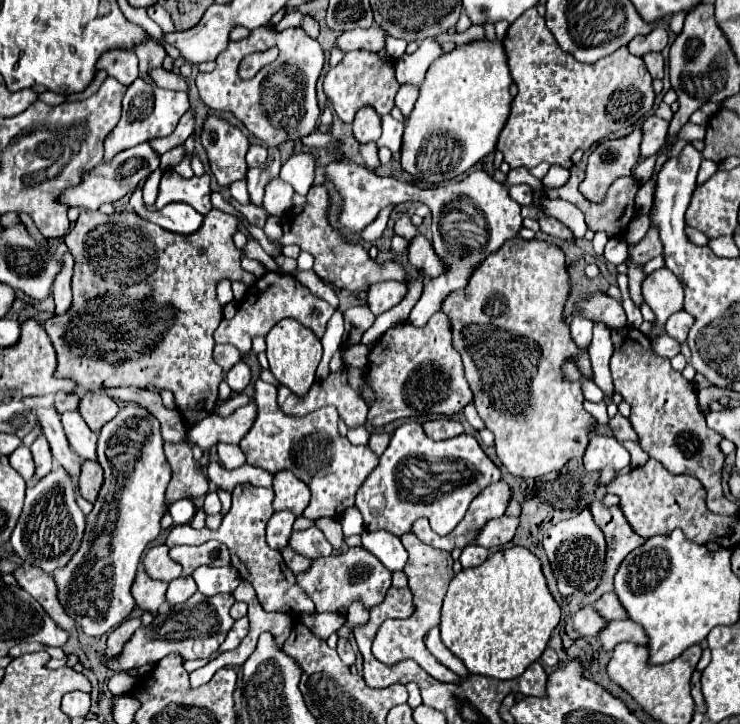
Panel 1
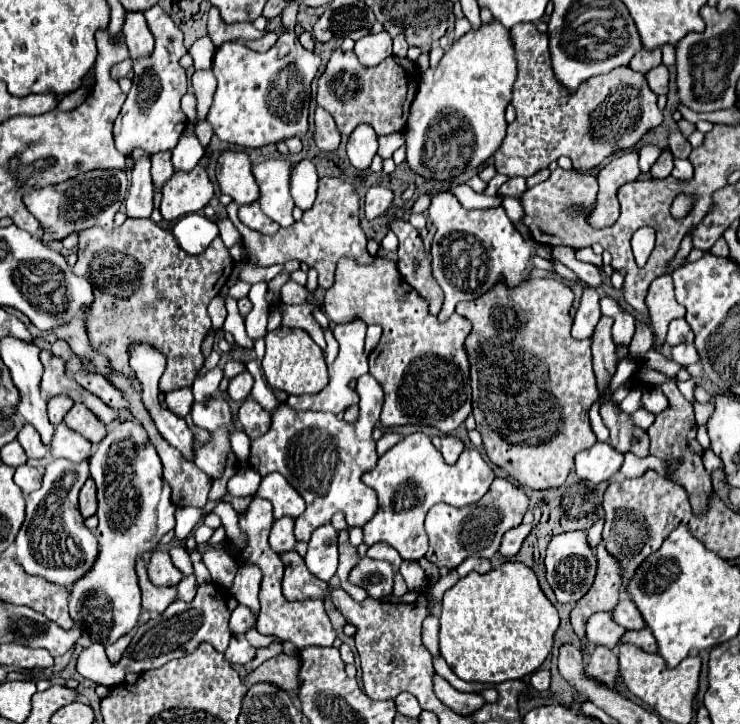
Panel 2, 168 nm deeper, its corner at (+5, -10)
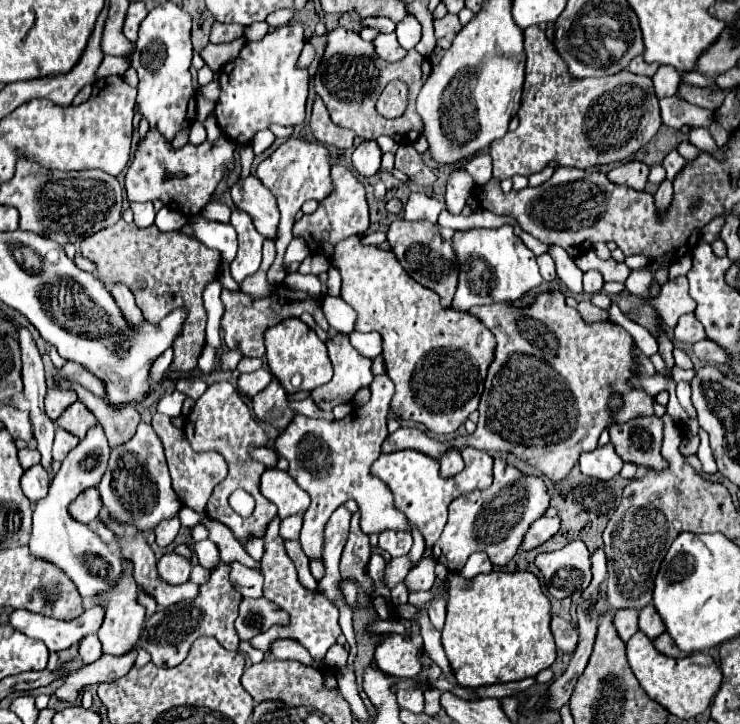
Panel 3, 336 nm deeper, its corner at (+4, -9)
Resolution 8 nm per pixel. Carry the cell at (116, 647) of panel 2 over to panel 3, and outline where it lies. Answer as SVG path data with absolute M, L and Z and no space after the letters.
M129 650L127 654L121 654L121 656L105 654L97 662L73 670L67 676L65 684L55 694L59 700L73 702L85 686L93 686L93 684L101 684L101 682L113 682L113 680L119 680L121 676L125 676L133 668L135 658L137 658L137 650Z

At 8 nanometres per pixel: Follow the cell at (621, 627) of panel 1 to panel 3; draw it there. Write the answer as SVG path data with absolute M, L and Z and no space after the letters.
M667 632L659 634L659 636L653 640L653 646L655 646L655 648L661 652L661 654L665 654L665 656L671 656L671 658L685 656L685 654L681 654L681 650L677 650L677 646L673 646L673 640L669 638L669 634L667 634Z

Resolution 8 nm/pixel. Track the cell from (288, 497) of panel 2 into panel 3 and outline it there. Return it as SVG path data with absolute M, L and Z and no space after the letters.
M267 468L261 474L261 494L277 506L279 518L303 514L309 508L309 494L283 470Z

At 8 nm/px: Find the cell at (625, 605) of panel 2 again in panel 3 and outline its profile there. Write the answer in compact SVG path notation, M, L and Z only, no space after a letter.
M647 604L645 608L639 610L639 630L643 634L647 634L649 638L657 638L657 634L665 632L661 618L659 618L657 610L653 608L653 604Z

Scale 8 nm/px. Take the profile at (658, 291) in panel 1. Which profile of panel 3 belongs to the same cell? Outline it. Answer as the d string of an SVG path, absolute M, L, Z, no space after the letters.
M677 276L673 280L669 280L665 286L661 286L659 294L653 296L651 304L647 304L647 306L651 306L659 314L659 318L665 326L673 328L677 324L679 316L695 310L695 302L687 290L689 290L687 278Z

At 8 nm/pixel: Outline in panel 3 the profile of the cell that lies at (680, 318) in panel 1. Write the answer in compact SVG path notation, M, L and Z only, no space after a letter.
M685 314L685 316L679 318L679 322L675 326L675 338L679 342L693 344L697 340L703 340L705 338L705 332L703 332L703 326L695 320L693 314Z

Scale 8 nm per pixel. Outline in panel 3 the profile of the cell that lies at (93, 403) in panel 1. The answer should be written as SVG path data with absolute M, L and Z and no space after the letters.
M73 402L63 414L61 418L57 420L57 424L63 428L63 430L69 430L71 434L75 434L77 438L85 438L87 430L97 426L97 418L87 410L87 406L83 406L83 402Z

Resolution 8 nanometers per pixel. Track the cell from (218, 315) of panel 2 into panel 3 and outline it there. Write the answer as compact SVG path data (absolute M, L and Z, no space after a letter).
M279 284L275 294L271 298L265 298L265 300L253 300L253 298L249 298L243 292L229 292L229 290L223 288L221 302L225 306L225 312L223 312L223 318L221 318L221 328L225 332L225 344L231 350L239 348L243 352L243 356L259 356L261 358L265 354L265 346L263 346L265 330L275 326L275 324L279 324L283 318L293 318L293 316L299 316L301 312L313 314L315 322L325 332L329 330L329 324L327 324L327 320L323 316L323 310L321 310L321 302L319 300L311 300L309 294L305 294L305 292L291 290L285 284Z

